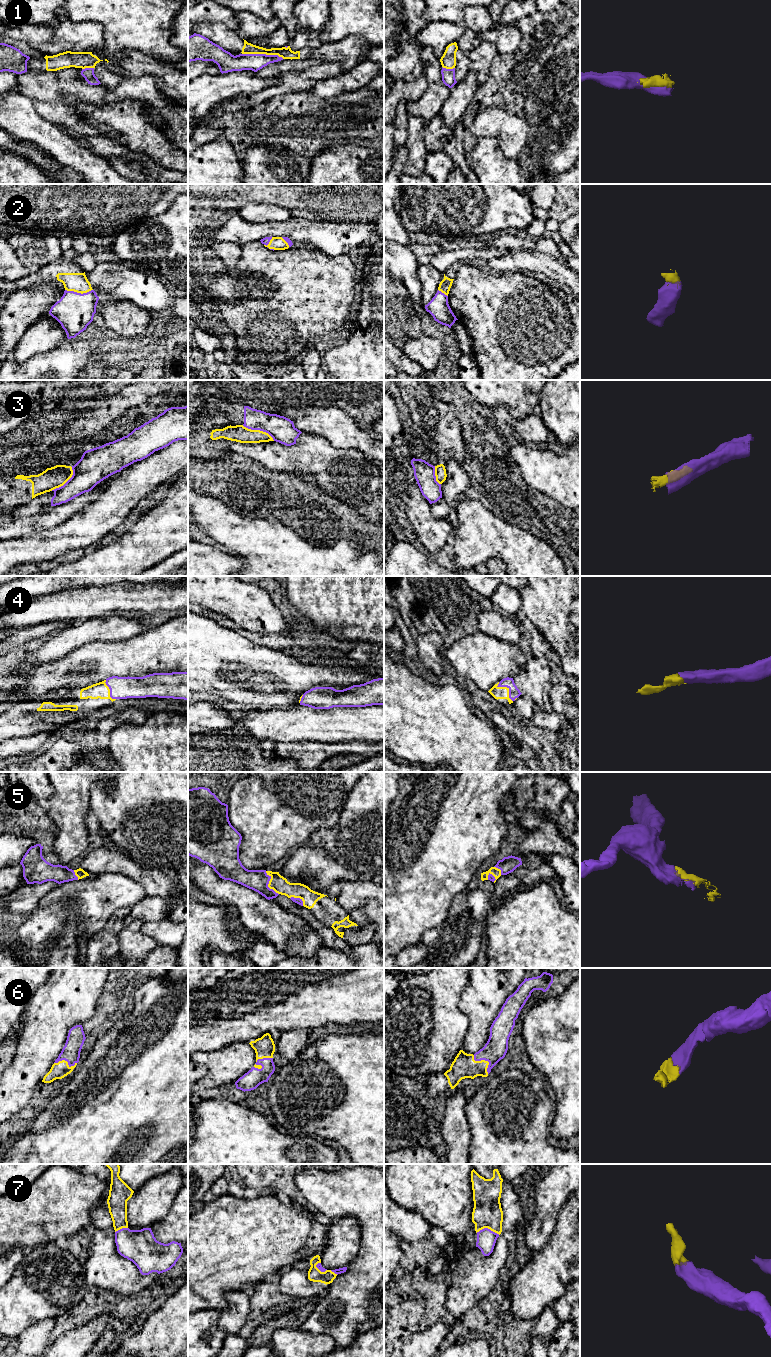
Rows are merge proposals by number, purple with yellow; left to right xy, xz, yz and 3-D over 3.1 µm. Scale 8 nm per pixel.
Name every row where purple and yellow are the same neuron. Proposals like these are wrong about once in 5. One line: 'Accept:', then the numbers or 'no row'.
Accept: 2, 4, 5, 6, 7

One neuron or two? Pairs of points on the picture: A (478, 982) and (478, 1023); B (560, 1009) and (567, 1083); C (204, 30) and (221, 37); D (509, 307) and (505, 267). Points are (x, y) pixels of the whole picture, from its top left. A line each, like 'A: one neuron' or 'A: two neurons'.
A: one neuron
B: one neuron
C: one neuron
D: two neurons

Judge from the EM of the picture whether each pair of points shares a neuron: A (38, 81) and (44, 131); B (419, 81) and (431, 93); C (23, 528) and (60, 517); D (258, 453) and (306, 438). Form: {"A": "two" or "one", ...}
{"A": "two", "B": "two", "C": "one", "D": "one"}

